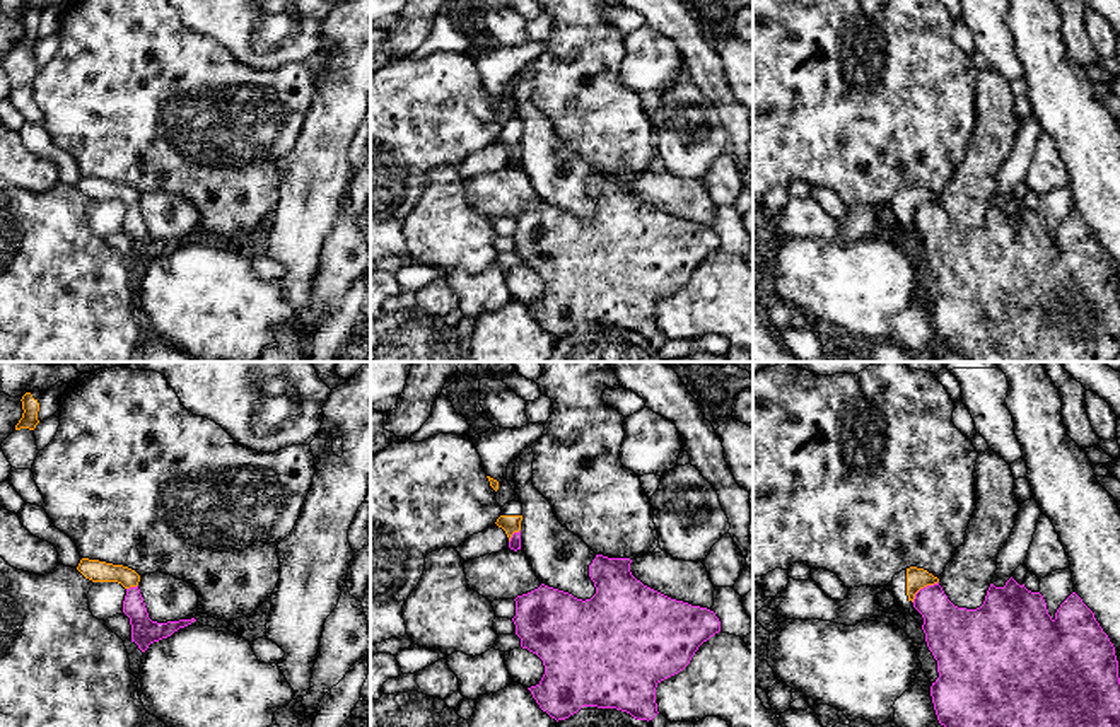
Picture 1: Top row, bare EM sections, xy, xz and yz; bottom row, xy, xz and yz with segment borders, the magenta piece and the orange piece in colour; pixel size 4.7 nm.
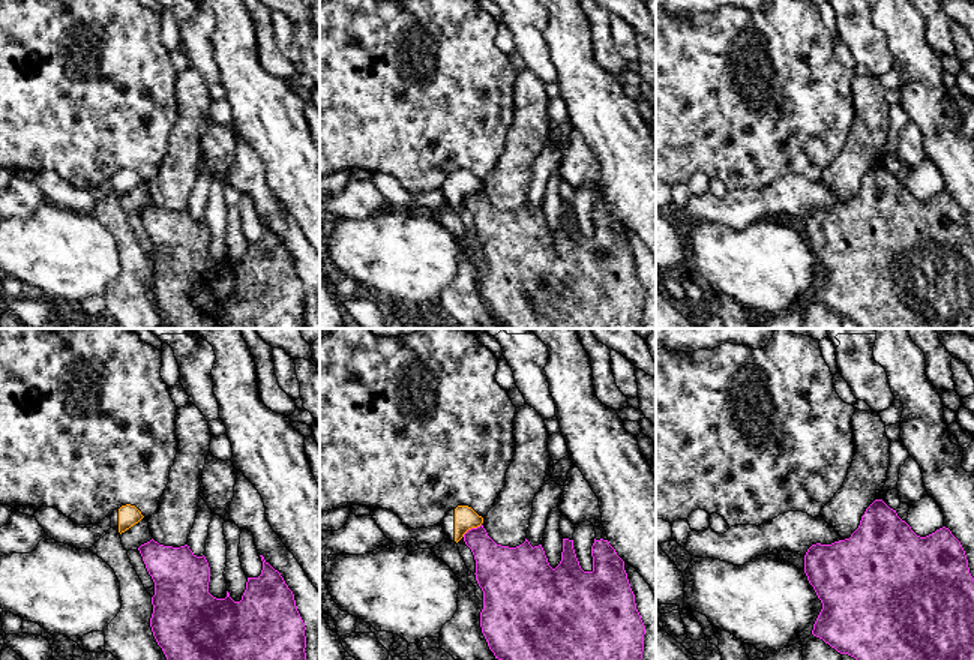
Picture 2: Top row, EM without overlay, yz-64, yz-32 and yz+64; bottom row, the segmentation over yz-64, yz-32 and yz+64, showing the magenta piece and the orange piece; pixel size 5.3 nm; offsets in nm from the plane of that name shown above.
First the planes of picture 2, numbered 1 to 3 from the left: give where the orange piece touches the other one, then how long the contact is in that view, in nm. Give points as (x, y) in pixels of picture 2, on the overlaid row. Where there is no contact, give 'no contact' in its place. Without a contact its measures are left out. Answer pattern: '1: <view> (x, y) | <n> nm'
1: no contact
2: yz-32 (471, 528) | 120 nm
3: no contact

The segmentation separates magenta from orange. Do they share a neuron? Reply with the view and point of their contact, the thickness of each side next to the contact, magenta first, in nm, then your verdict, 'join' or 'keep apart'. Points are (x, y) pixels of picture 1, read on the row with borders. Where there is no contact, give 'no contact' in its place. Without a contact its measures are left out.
yz (924, 587) | 240/100 nm | keep apart

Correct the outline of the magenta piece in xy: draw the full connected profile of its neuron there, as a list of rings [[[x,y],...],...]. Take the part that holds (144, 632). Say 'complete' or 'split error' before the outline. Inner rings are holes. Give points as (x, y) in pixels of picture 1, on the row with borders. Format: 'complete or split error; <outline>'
complete; [[[138,585],[126,589],[123,613],[130,618],[131,642],[135,642],[142,652],[145,652],[150,643],[167,638],[179,628],[196,621],[195,618],[167,623],[152,621],[149,618]]]

